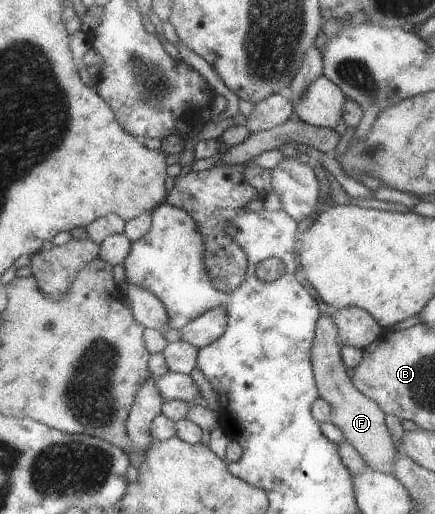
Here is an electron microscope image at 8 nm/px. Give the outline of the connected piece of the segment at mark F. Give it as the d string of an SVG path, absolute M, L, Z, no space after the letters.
M330 312L320 313L315 322L309 352L317 396L329 404L328 421L341 430L343 440L359 452L365 466L370 470L392 475L396 448L384 424L384 413L380 412L376 403L362 396L352 386L350 377L346 376L339 353L341 346L336 342L336 333Z

